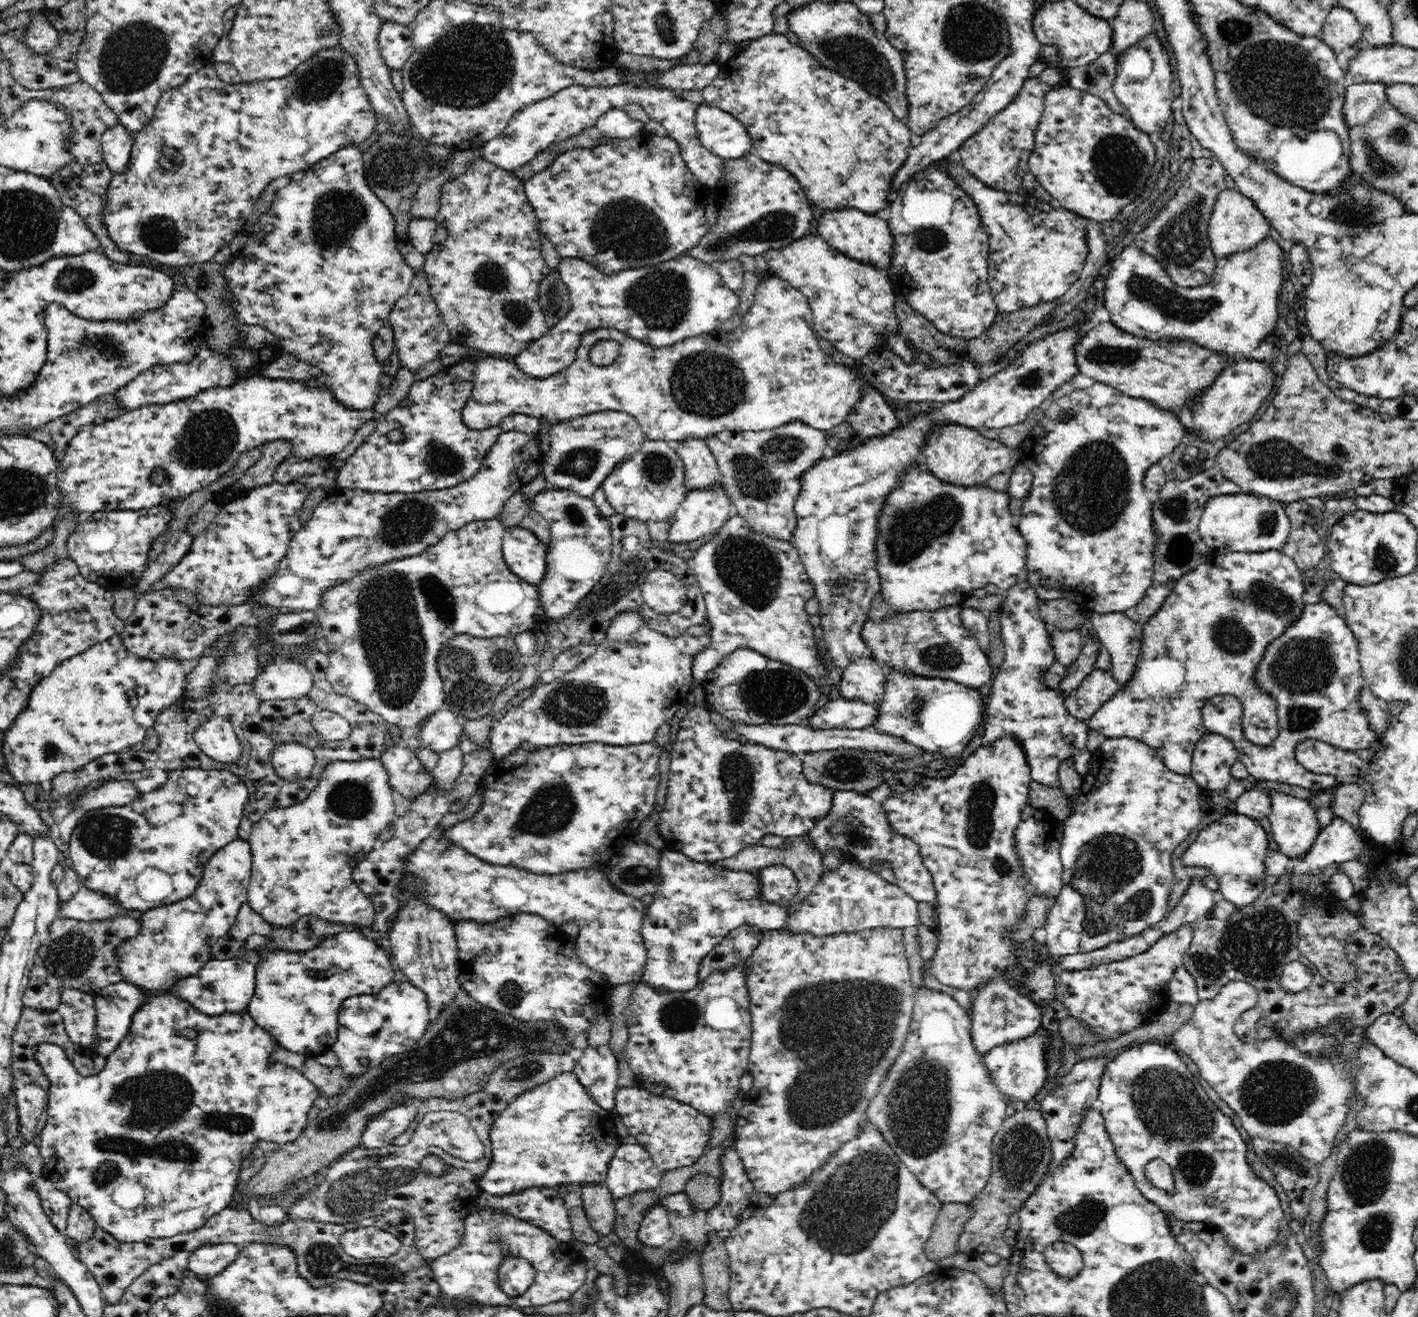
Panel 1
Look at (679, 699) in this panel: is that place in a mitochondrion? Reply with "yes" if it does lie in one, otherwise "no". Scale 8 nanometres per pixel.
no

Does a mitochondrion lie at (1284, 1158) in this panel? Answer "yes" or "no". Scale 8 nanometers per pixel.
yes

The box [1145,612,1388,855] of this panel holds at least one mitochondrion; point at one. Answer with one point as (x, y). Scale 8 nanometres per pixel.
(1306, 667)

